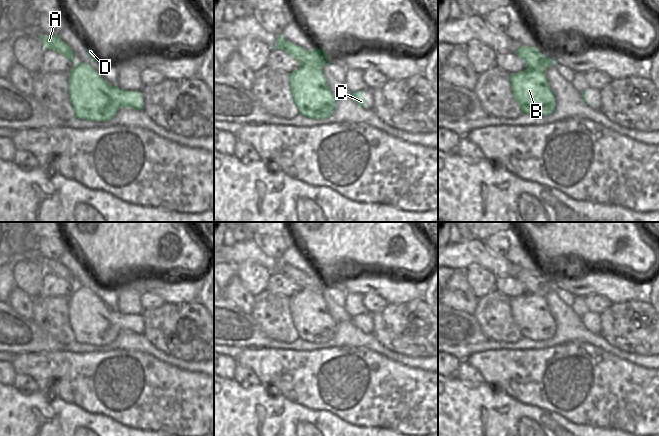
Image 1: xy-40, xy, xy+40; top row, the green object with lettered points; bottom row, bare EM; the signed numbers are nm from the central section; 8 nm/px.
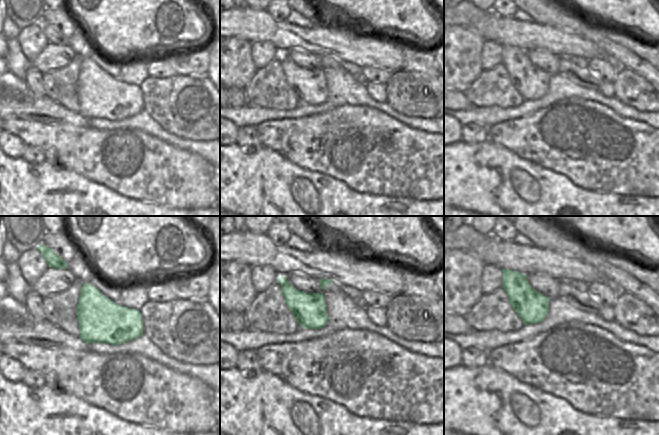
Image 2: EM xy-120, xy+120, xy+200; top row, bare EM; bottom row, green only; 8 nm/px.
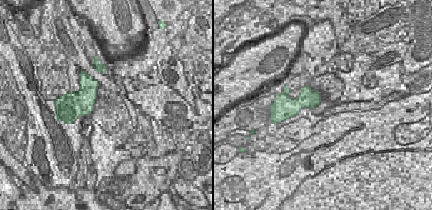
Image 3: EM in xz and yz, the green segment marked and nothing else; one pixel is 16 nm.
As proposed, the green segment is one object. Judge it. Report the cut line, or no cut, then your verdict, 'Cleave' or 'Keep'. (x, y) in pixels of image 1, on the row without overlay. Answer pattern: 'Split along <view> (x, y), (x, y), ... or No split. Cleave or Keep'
Split along xy (301, 288), (322, 291). Cleave.

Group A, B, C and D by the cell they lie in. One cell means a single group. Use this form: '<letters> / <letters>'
A D / B C

